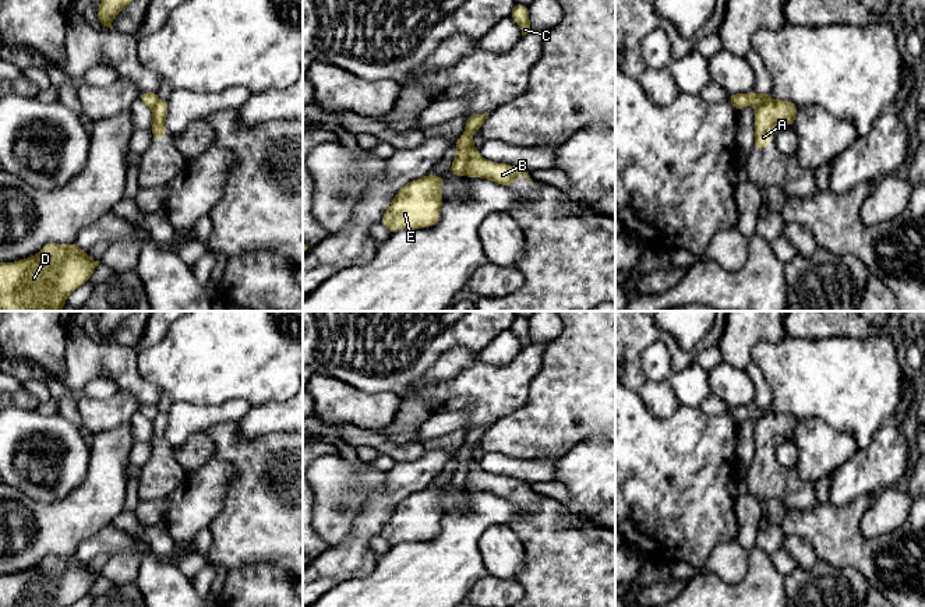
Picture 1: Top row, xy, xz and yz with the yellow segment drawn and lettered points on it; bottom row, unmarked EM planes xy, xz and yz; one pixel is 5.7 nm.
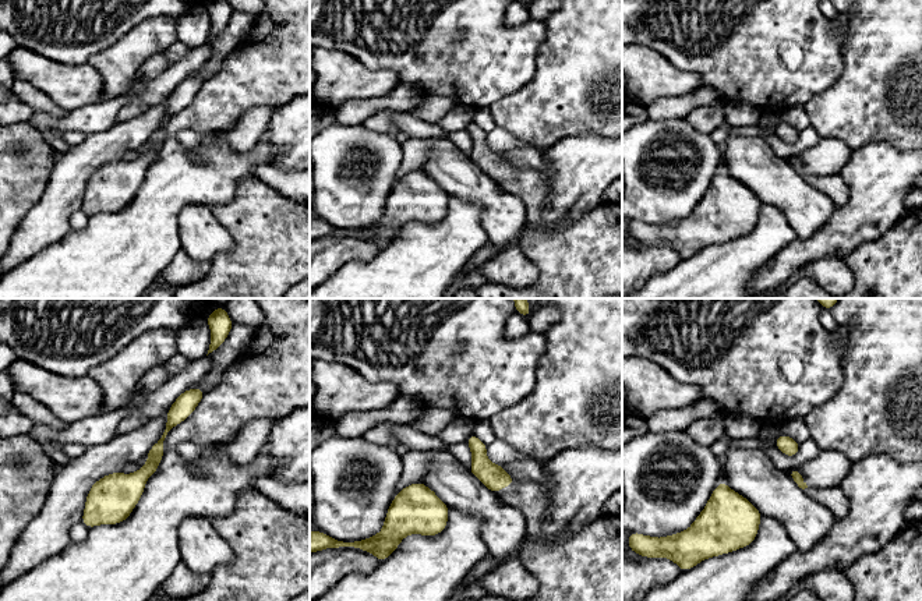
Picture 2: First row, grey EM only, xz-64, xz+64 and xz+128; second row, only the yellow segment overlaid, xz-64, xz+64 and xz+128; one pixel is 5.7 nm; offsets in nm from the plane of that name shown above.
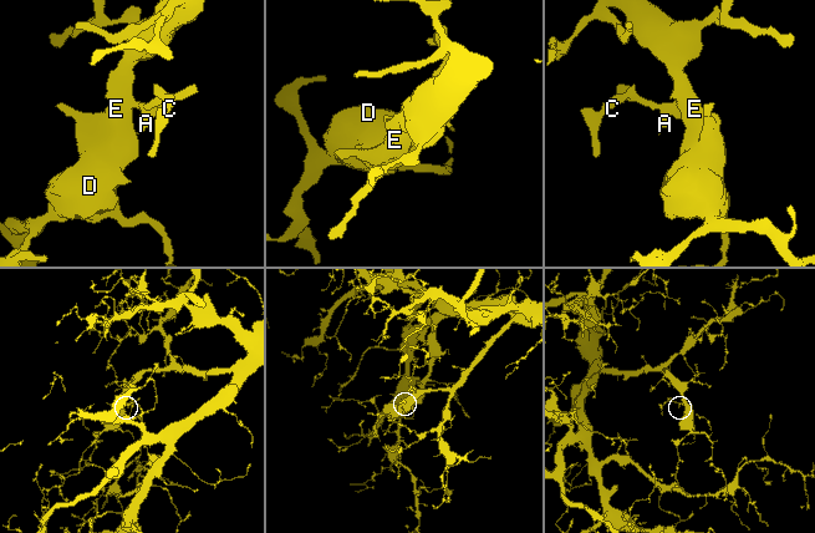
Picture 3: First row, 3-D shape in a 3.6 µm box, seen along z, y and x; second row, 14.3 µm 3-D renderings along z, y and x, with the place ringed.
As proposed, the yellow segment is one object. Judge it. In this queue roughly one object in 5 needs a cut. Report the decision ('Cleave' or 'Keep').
Cleave

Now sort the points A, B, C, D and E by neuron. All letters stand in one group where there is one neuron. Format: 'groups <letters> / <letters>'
groups A B / C D E

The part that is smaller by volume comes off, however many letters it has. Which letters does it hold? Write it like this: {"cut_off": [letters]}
{"cut_off": ["A", "B"]}

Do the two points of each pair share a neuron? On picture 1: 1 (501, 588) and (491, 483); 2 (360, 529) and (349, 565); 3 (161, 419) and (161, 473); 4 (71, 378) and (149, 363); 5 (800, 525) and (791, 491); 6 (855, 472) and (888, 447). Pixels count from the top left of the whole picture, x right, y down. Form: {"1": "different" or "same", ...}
{"1": "different", "2": "same", "3": "same", "4": "different", "5": "different", "6": "same"}

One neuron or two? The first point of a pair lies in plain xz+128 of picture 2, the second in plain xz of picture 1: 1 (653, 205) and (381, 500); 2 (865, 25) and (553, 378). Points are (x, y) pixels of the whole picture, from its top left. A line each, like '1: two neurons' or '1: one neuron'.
1: two neurons
2: one neuron

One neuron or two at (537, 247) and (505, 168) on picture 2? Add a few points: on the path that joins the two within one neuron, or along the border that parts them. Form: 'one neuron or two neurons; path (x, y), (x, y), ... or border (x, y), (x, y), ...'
one neuron; path (533, 227), (533, 197), (523, 187)

